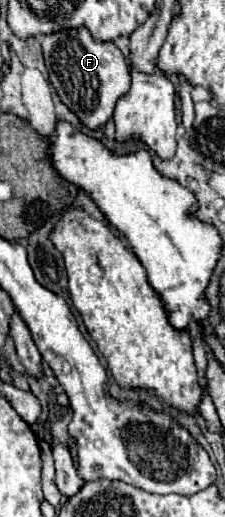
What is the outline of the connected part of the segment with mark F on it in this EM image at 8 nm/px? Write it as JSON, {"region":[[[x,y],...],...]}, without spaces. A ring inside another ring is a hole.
{"region":[[[87,28],[61,30],[49,36],[41,36],[39,42],[43,46],[51,84],[61,102],[71,112],[75,112],[81,124],[89,130],[105,128],[107,122],[113,118],[119,96],[125,96],[127,88],[131,86],[129,66],[121,50],[113,42],[95,42]]]}

